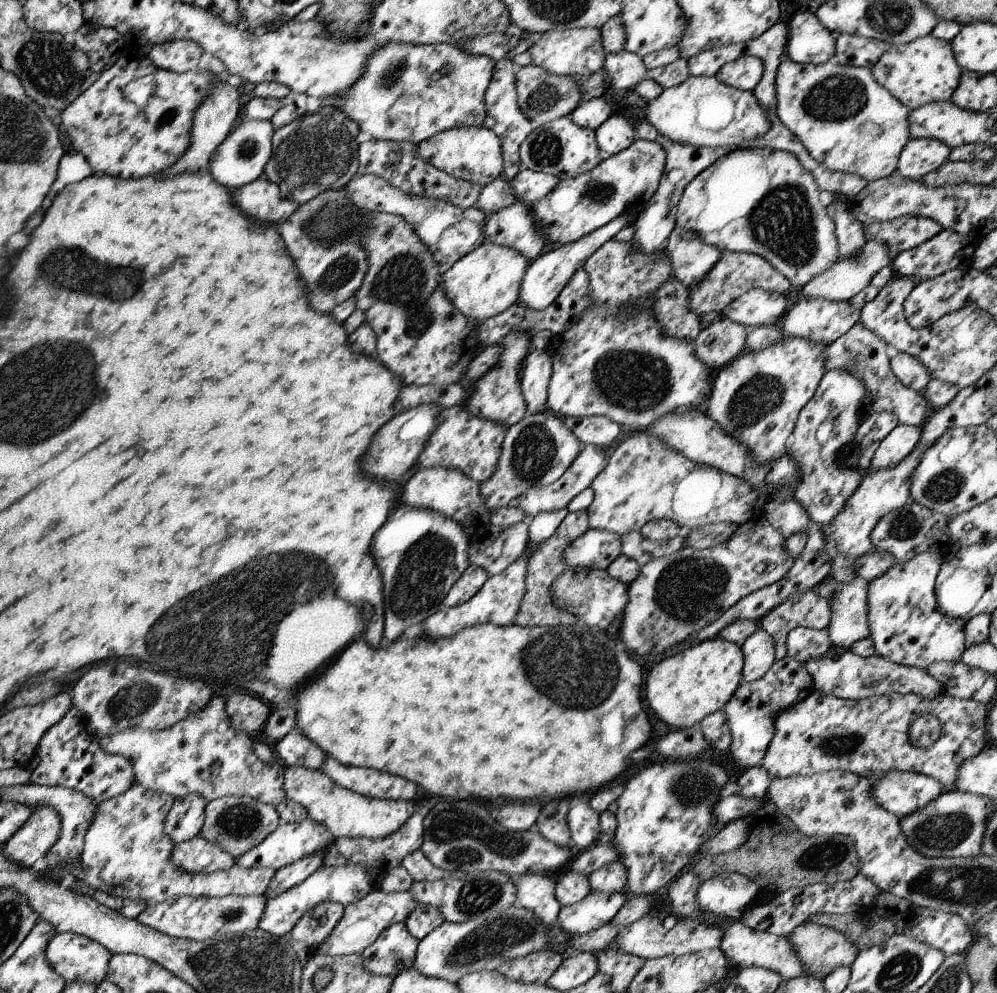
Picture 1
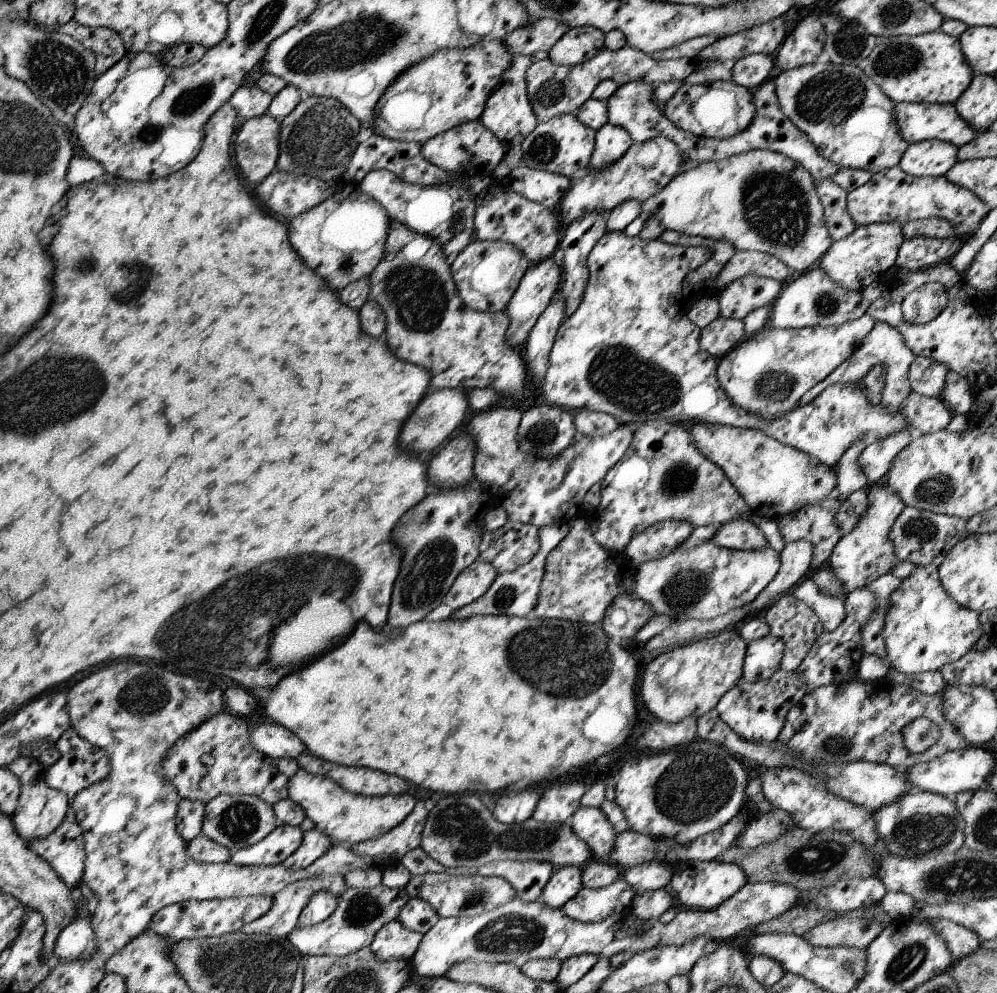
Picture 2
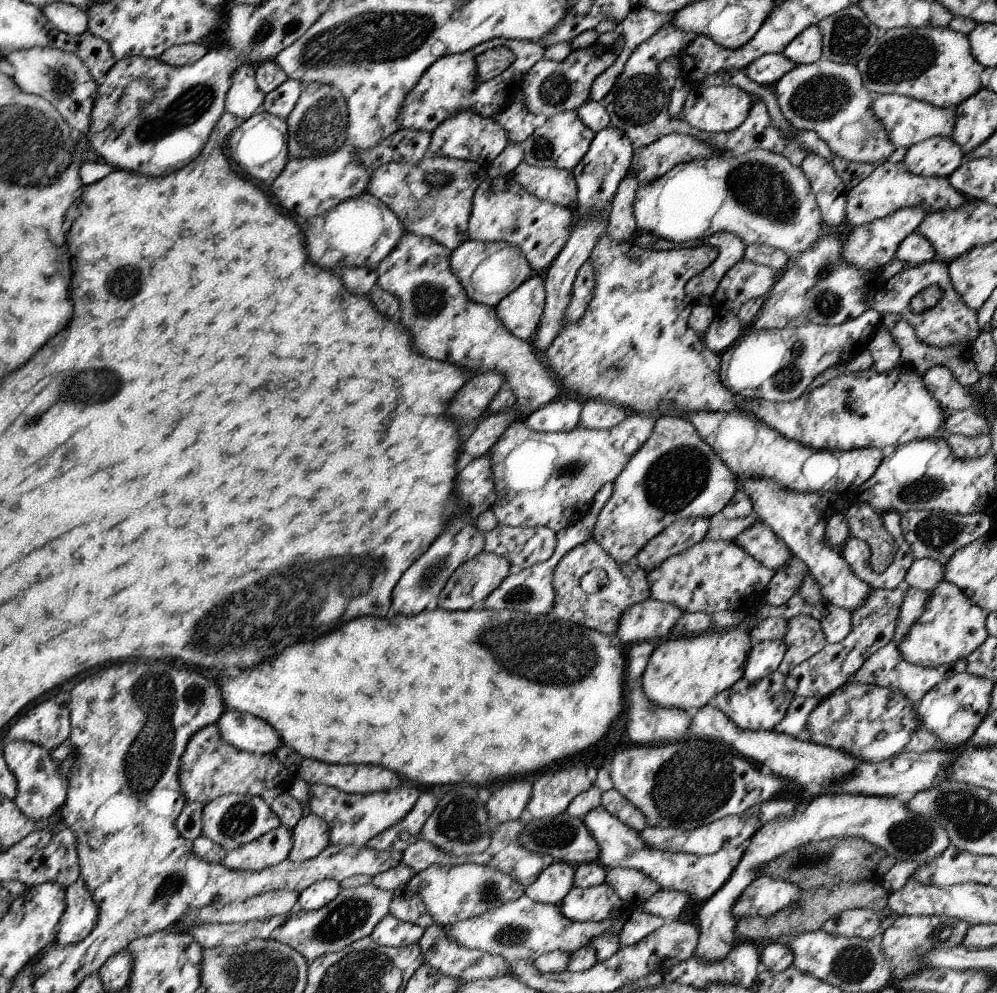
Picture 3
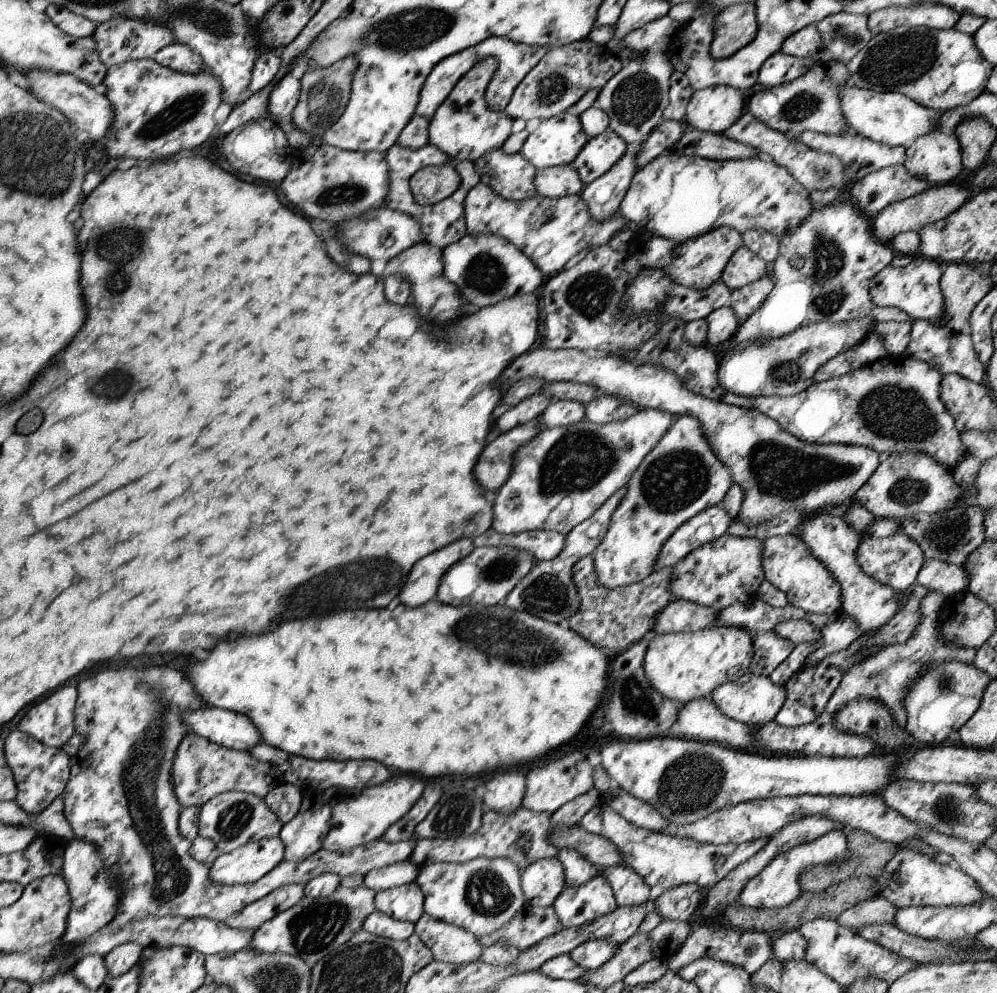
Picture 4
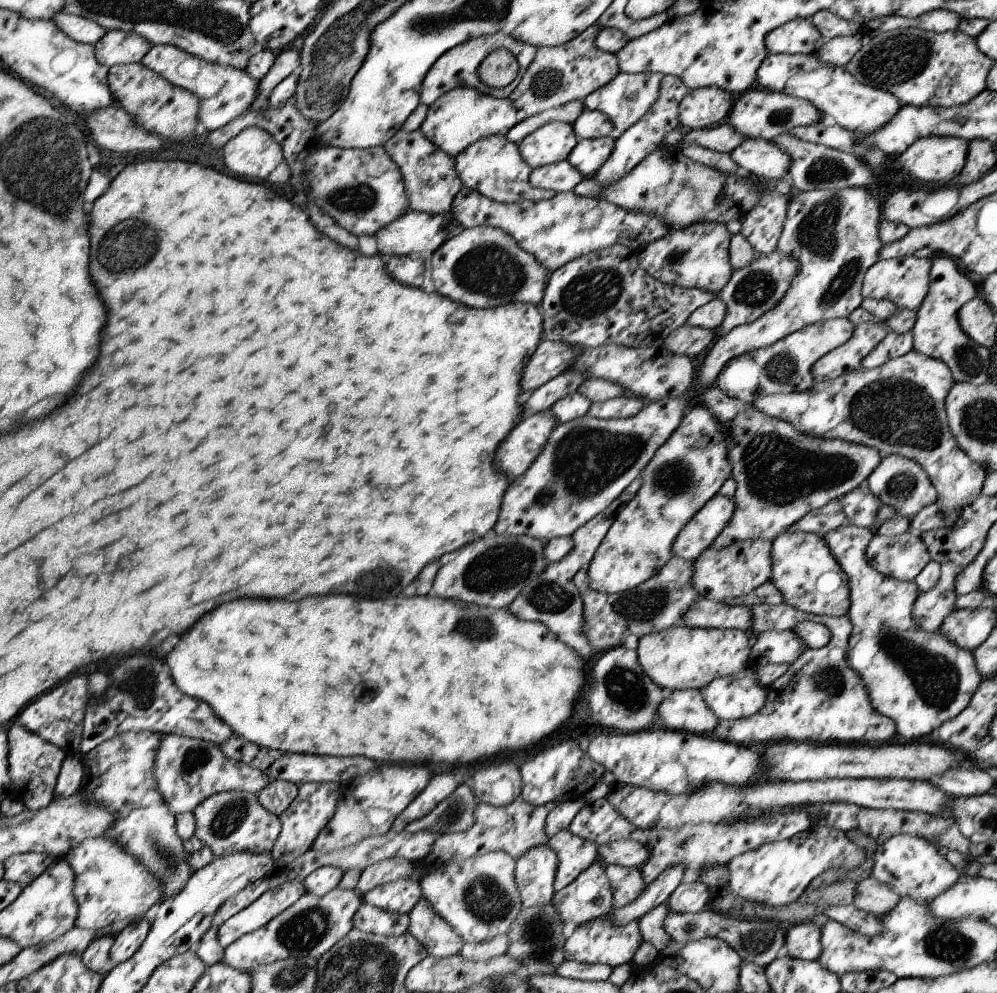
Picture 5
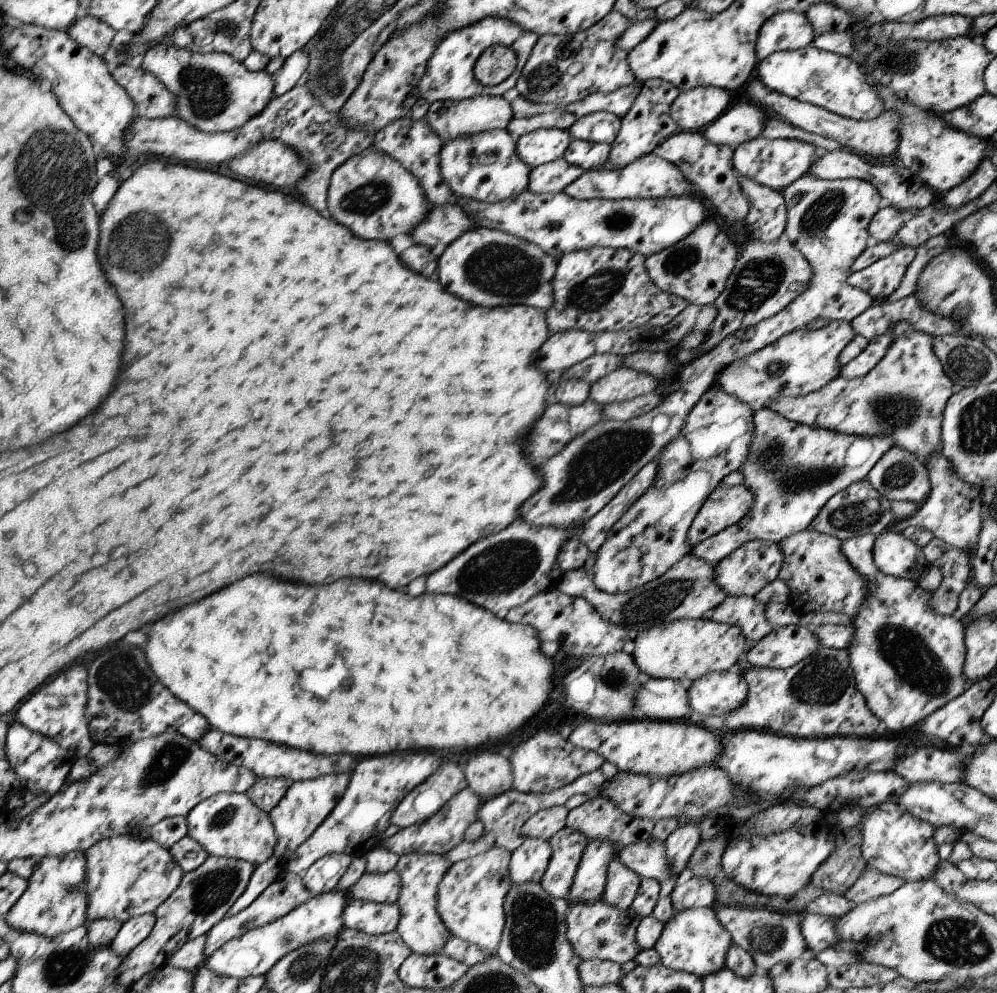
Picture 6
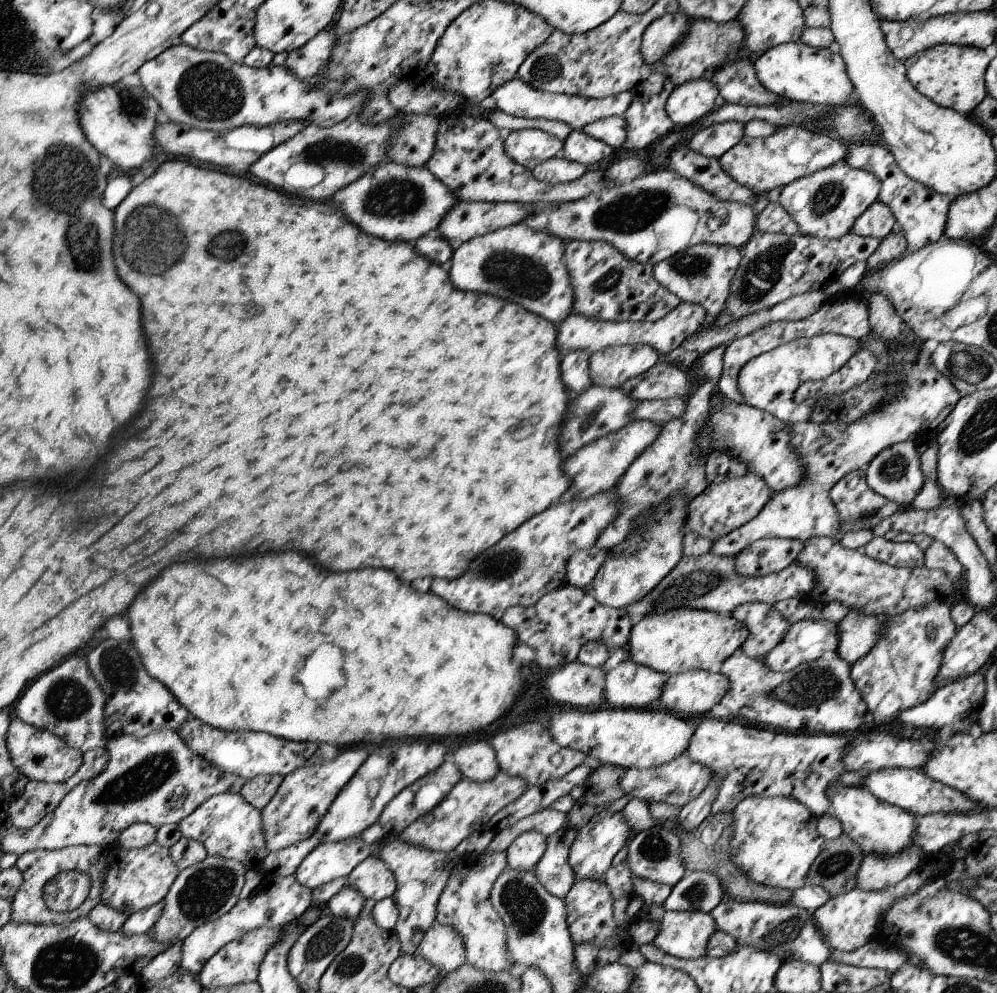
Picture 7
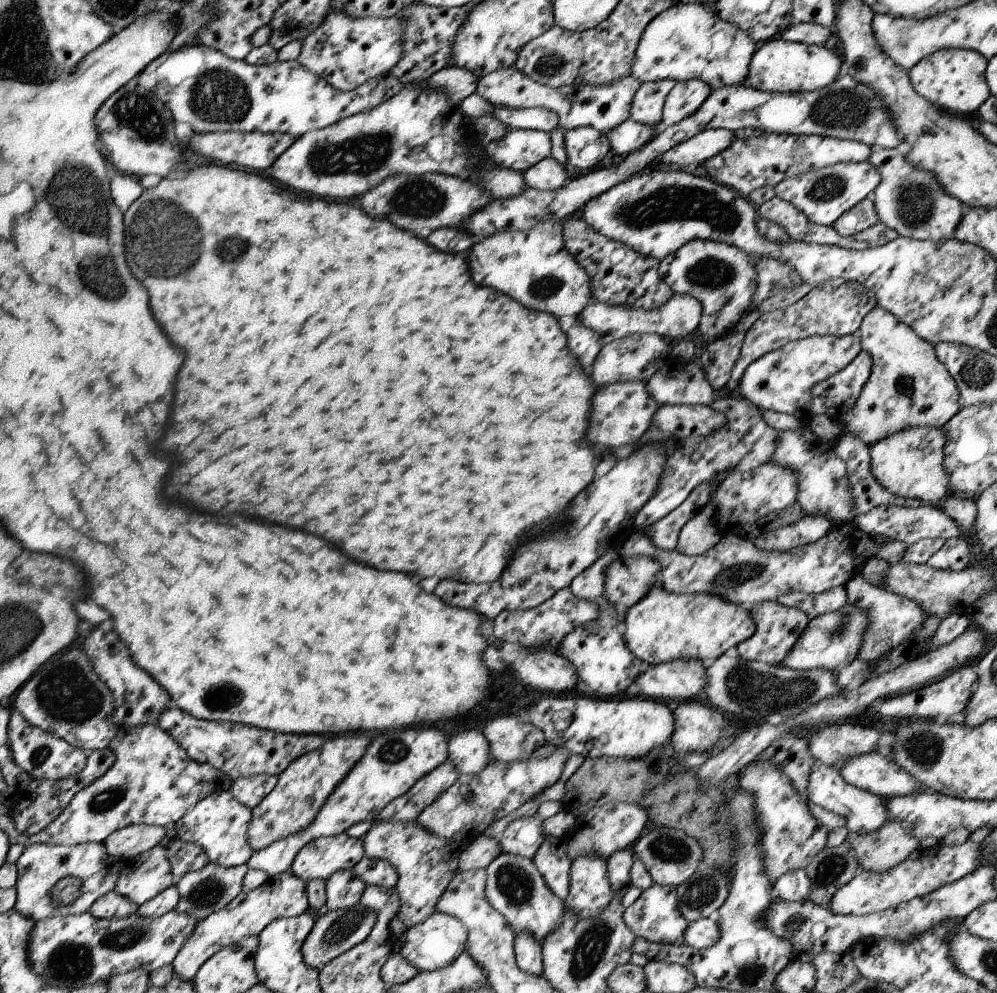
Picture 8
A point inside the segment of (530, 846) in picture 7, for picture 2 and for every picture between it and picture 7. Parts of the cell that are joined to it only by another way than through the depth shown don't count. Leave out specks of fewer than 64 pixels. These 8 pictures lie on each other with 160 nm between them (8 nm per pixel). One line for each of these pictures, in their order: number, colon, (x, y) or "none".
2: (565, 882)
3: (551, 887)
4: (542, 881)
5: (535, 871)
6: (529, 861)

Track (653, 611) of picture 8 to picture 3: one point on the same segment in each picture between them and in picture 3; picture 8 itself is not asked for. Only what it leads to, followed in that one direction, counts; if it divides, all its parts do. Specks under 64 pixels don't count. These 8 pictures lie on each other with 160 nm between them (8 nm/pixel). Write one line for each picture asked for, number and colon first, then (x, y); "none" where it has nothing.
3: (688, 672)
4: (681, 666)
5: (678, 658)
6: (685, 650)
7: (673, 642)

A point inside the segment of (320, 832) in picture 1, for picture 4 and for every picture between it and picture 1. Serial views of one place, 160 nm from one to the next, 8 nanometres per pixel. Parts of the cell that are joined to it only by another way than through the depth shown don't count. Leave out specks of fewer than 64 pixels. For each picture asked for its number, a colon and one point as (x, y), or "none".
2: (283, 841)
3: (275, 847)
4: (246, 864)

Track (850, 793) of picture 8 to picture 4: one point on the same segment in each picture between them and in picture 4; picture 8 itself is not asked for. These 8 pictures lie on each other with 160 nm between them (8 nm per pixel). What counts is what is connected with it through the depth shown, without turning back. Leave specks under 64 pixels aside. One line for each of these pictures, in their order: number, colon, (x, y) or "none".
4: (909, 879)
5: (911, 865)
6: (894, 842)
7: (881, 829)

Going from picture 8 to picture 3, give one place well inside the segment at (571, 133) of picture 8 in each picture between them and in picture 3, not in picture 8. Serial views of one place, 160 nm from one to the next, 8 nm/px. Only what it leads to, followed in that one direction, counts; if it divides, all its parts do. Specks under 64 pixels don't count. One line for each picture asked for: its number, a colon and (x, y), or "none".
3: (598, 175)
4: (602, 152)
5: (589, 155)
6: (586, 155)
7: (579, 147)

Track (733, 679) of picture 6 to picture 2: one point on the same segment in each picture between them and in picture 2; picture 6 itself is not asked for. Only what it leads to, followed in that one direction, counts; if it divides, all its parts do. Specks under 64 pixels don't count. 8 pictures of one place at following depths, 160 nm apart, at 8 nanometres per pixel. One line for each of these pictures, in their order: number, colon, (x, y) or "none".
2: (757, 711)
3: (762, 705)
4: (752, 699)
5: (730, 698)

